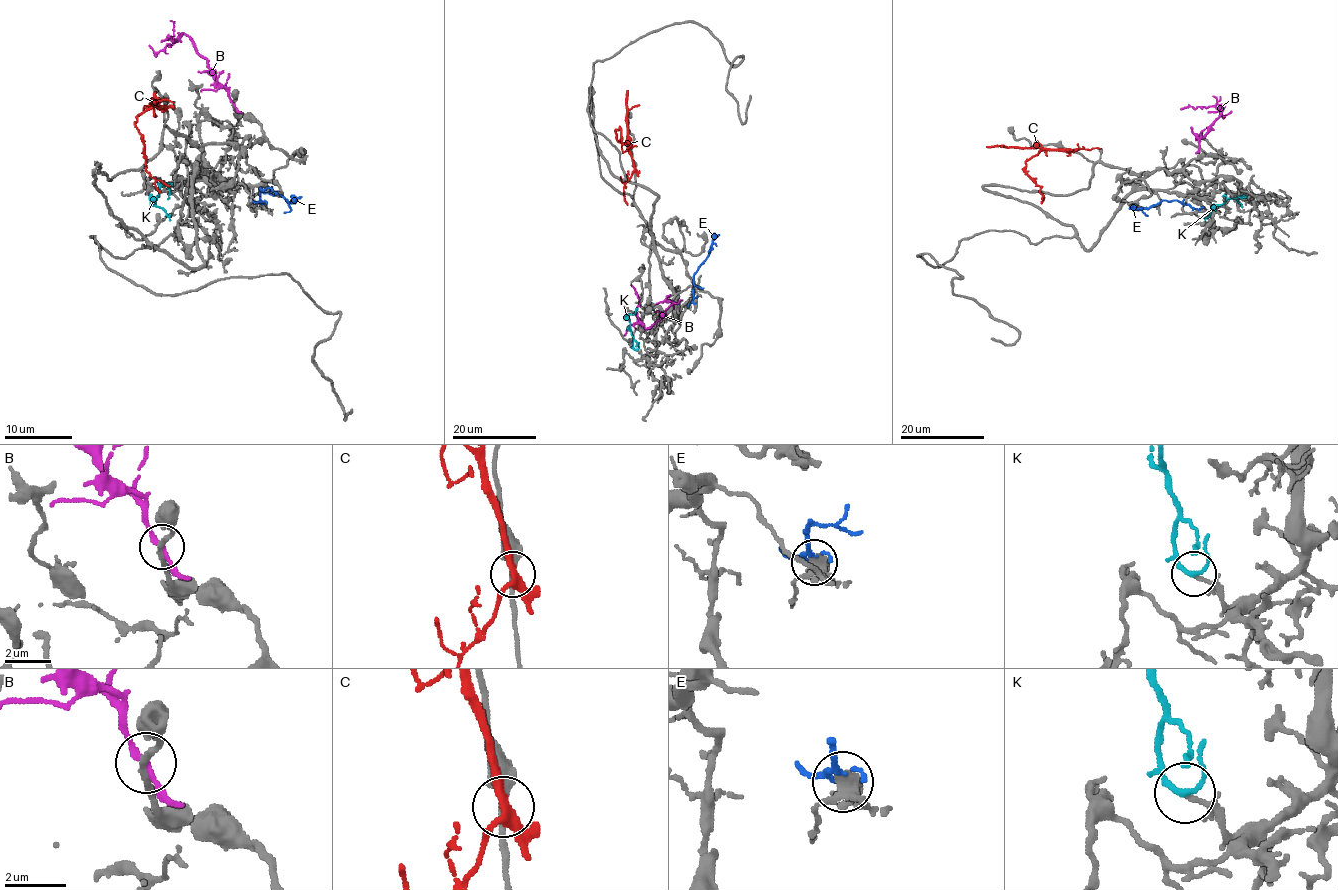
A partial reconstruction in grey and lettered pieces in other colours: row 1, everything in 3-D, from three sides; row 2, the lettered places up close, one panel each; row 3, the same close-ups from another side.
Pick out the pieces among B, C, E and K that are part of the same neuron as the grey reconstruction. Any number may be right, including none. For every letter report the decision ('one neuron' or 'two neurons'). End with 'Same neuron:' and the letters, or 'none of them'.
B: two neurons
C: two neurons
E: two neurons
K: one neuron
Same neuron: K

